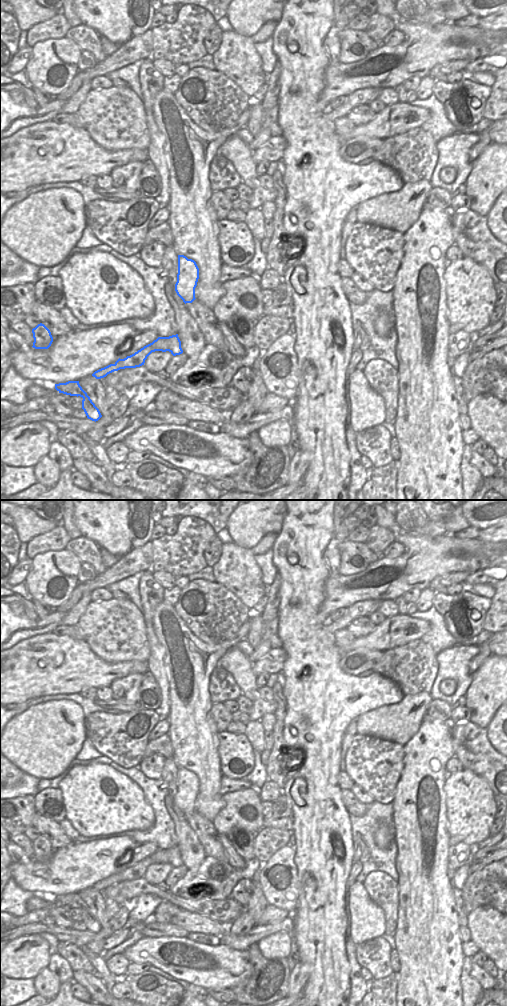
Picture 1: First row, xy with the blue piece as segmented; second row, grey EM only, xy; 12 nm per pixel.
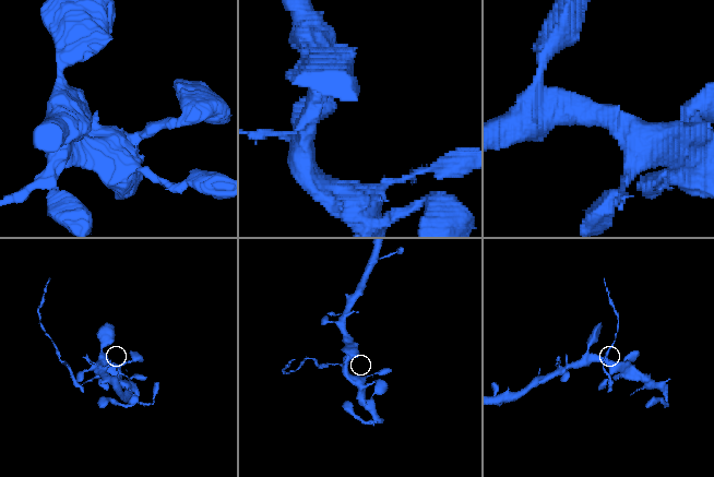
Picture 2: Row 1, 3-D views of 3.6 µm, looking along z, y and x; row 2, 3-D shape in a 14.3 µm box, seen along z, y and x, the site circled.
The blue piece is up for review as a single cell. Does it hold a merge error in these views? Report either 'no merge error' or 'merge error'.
merge error

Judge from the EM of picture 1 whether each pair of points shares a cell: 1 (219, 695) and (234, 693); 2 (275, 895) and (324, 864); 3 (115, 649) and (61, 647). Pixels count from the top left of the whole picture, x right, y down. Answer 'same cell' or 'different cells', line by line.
1: same cell
2: different cells
3: different cells

